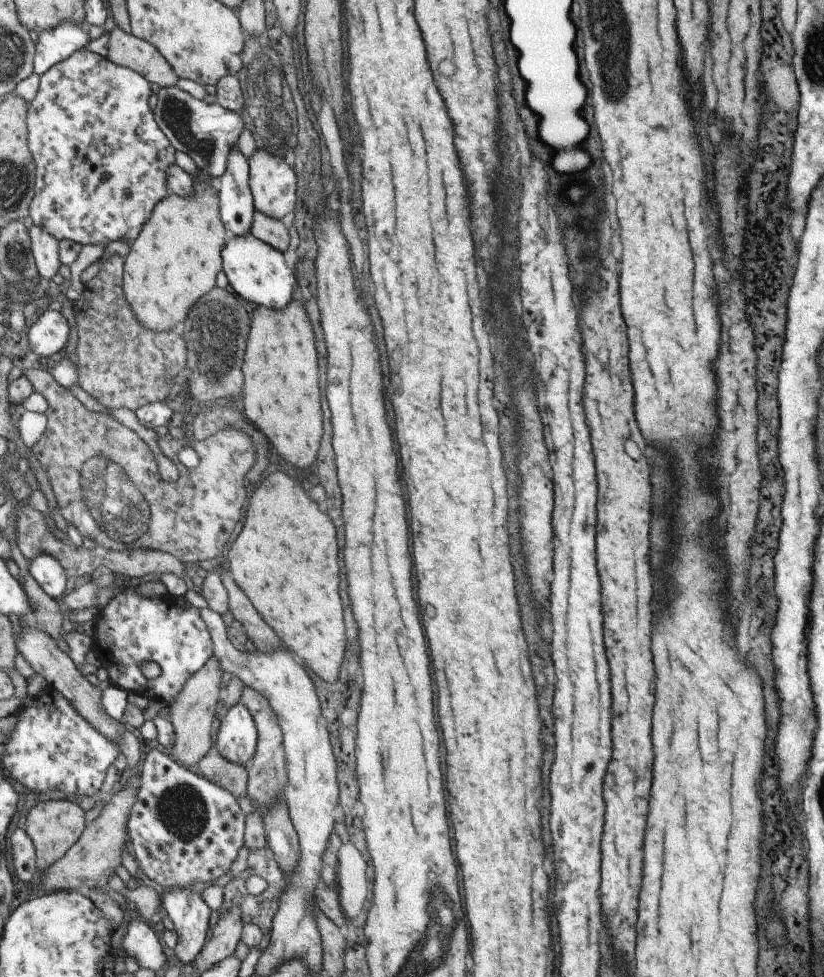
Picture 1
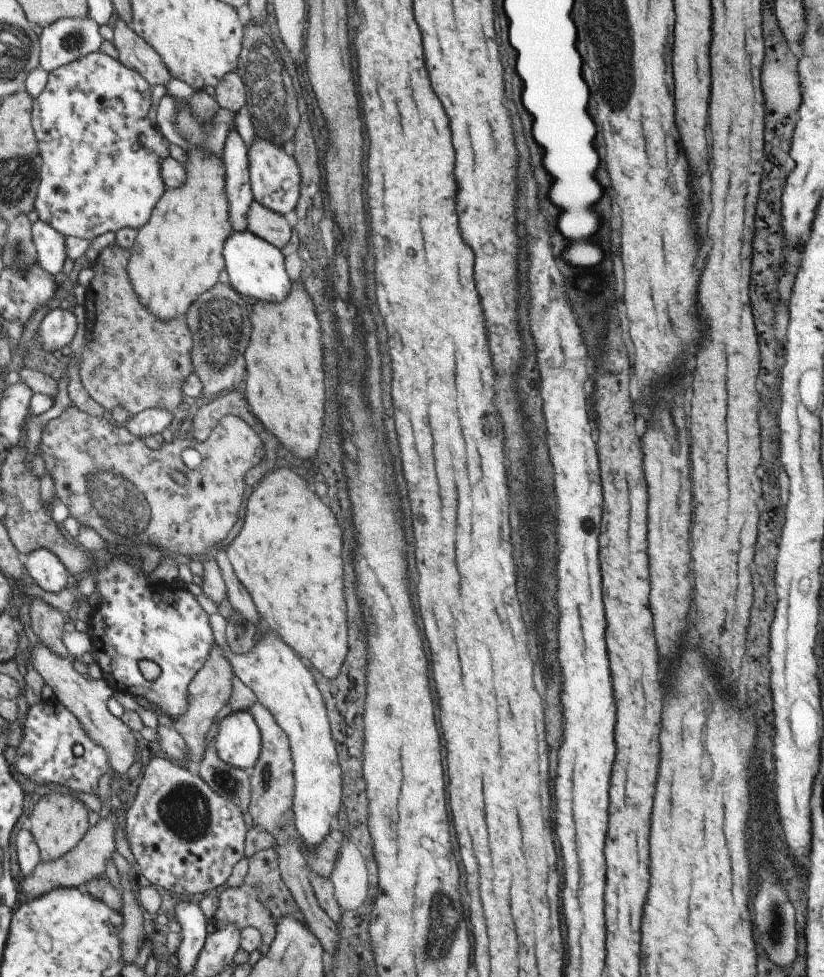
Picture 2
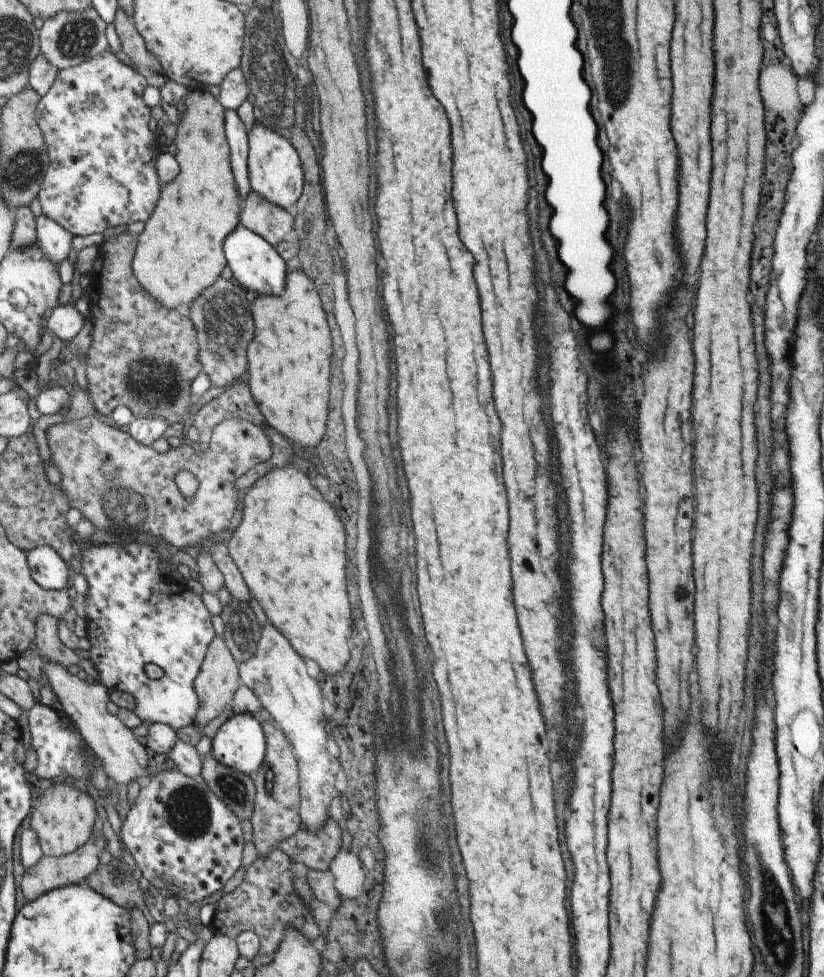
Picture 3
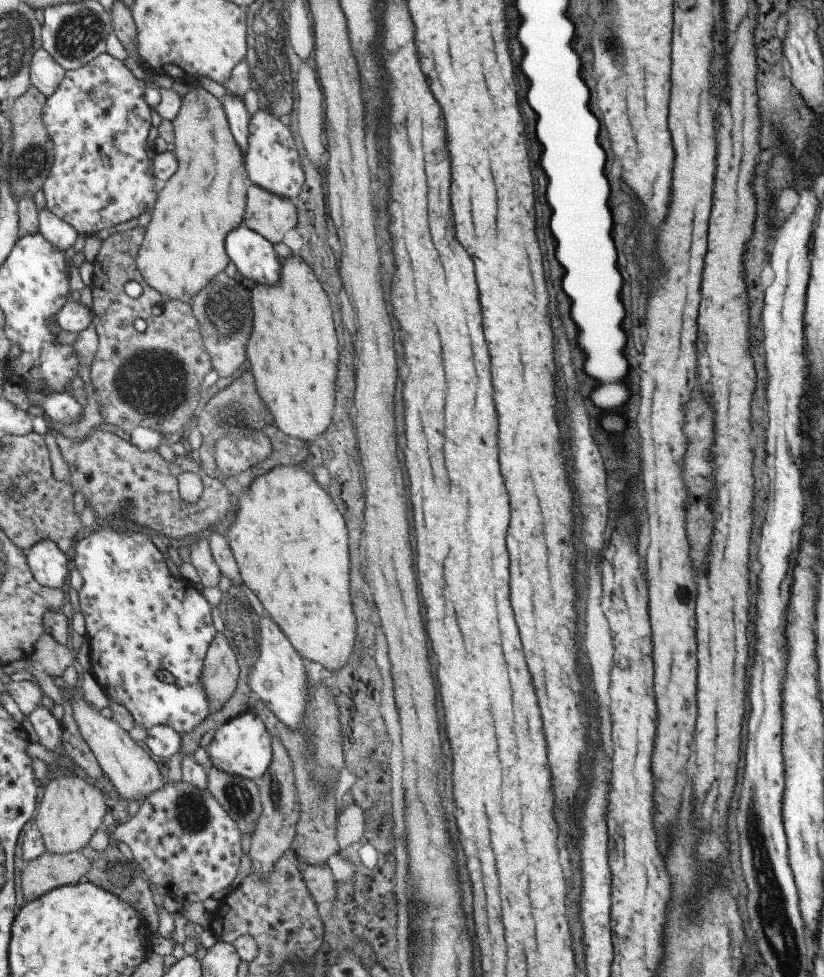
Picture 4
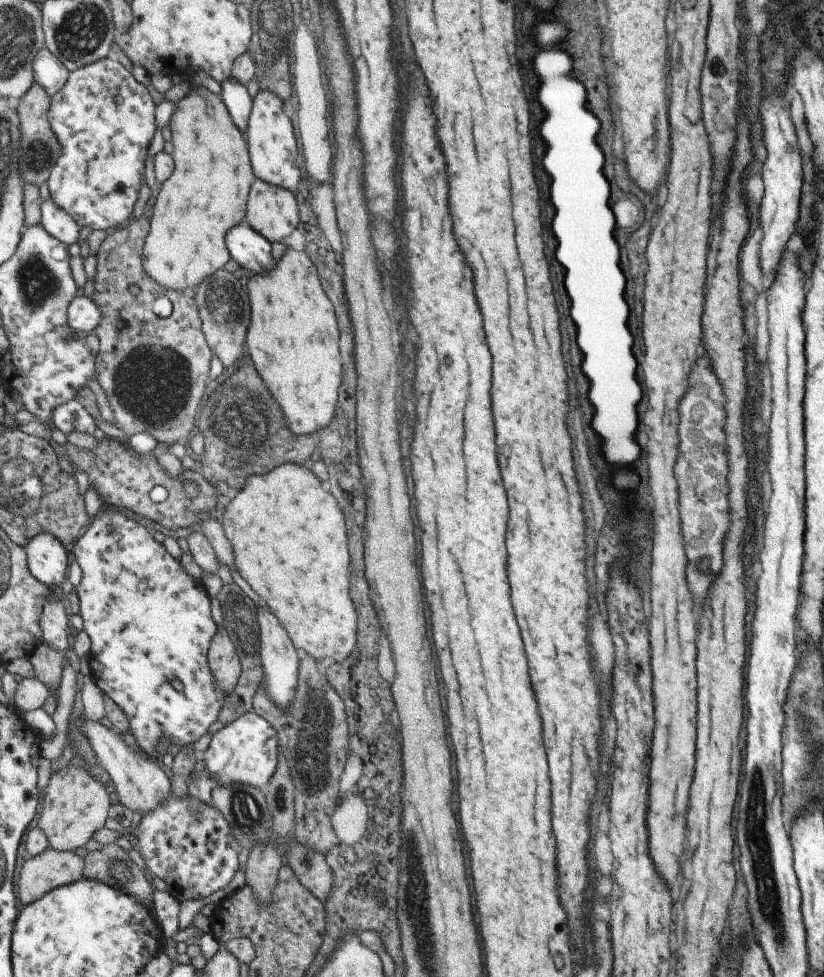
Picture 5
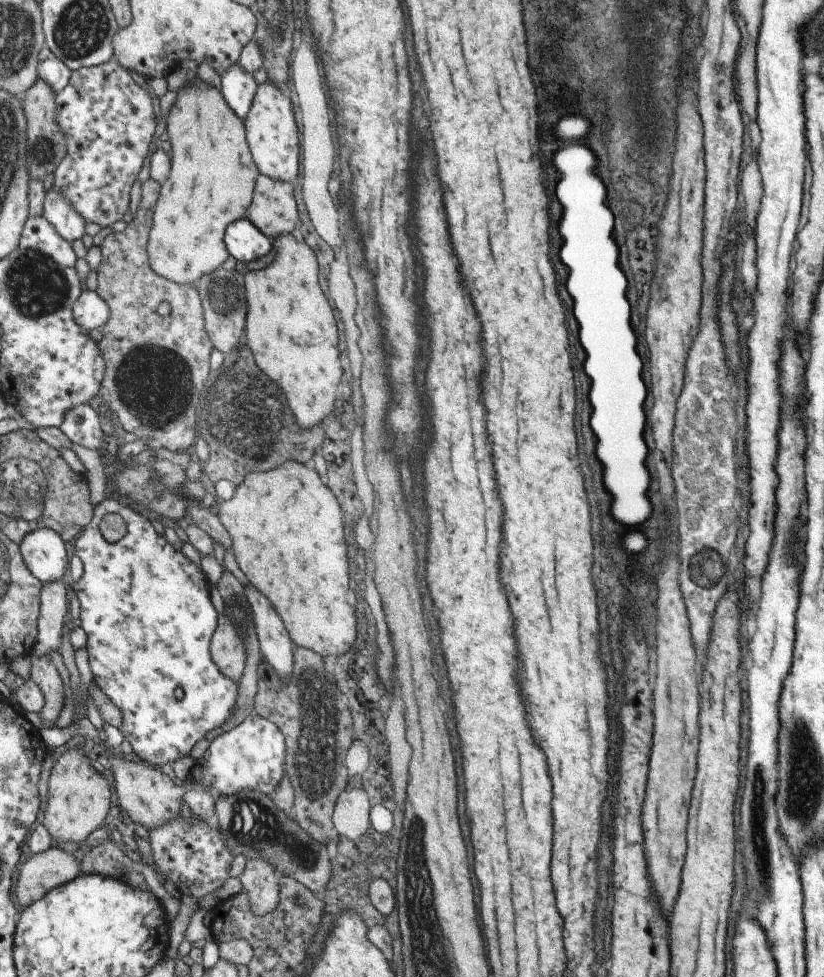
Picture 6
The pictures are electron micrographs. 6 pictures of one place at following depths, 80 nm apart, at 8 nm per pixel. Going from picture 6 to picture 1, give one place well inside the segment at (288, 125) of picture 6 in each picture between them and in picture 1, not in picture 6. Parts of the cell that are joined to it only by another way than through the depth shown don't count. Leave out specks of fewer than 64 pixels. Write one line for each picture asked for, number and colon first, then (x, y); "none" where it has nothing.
1: (273, 183)
2: (274, 176)
3: (274, 170)
4: (271, 159)
5: (272, 151)

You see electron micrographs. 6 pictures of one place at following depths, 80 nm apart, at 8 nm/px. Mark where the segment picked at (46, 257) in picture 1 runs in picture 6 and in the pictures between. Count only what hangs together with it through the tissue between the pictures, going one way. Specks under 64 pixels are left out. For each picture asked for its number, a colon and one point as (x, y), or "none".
2: (52, 251)
3: (55, 239)
4: (64, 235)
5: (58, 222)
6: (57, 208)

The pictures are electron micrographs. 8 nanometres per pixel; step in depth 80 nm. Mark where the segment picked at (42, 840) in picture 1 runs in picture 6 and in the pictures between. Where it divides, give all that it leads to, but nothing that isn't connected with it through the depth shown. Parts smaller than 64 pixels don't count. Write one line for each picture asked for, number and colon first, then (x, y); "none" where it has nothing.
2: (59, 822)
3: (65, 816)
4: (72, 810)
5: (76, 805)
6: (79, 798)

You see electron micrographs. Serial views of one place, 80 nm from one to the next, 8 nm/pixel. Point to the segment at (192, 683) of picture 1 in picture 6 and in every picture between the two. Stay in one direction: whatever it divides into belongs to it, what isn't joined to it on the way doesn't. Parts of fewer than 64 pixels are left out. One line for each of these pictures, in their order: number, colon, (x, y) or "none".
2: (211, 688)
3: (217, 681)
4: (220, 667)
5: (222, 656)
6: (228, 650)

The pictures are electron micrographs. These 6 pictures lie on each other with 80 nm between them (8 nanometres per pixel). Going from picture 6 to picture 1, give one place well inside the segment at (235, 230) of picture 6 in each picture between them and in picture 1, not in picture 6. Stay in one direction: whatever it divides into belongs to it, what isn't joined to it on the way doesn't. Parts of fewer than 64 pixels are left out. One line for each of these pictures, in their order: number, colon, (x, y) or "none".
1: (257, 273)
2: (255, 269)
3: (254, 263)
4: (252, 254)
5: (250, 250)

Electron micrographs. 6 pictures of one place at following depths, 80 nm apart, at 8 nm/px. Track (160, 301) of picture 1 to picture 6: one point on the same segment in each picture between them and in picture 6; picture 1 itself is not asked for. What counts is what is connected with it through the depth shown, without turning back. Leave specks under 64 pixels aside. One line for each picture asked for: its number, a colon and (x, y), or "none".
2: (176, 258)
3: (179, 256)
4: (183, 251)
5: (205, 196)
6: (212, 181)

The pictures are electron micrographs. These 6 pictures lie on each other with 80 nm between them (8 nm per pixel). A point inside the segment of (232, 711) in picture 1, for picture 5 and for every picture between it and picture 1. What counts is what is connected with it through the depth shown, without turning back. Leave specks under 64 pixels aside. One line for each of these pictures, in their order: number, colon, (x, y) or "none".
2: (238, 740)
3: (240, 743)
4: (241, 747)
5: (246, 751)

